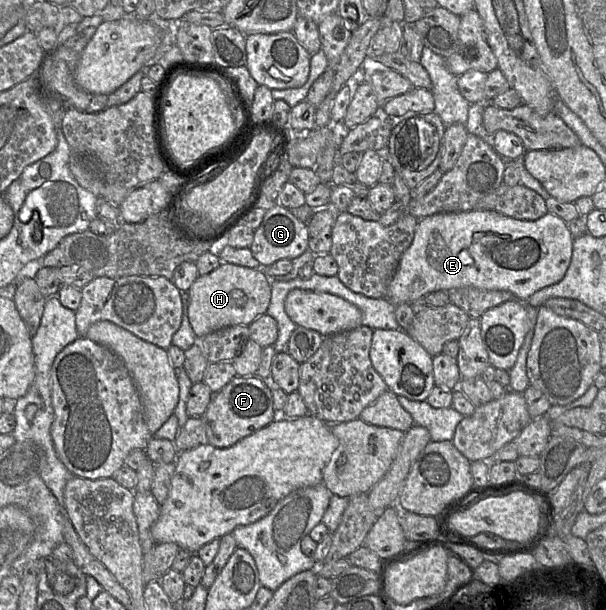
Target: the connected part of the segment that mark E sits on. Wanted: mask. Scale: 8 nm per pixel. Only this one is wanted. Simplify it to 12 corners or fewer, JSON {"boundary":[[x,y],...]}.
{"boundary":[[490,210],[418,220],[384,298],[563,279],[567,223]]}

